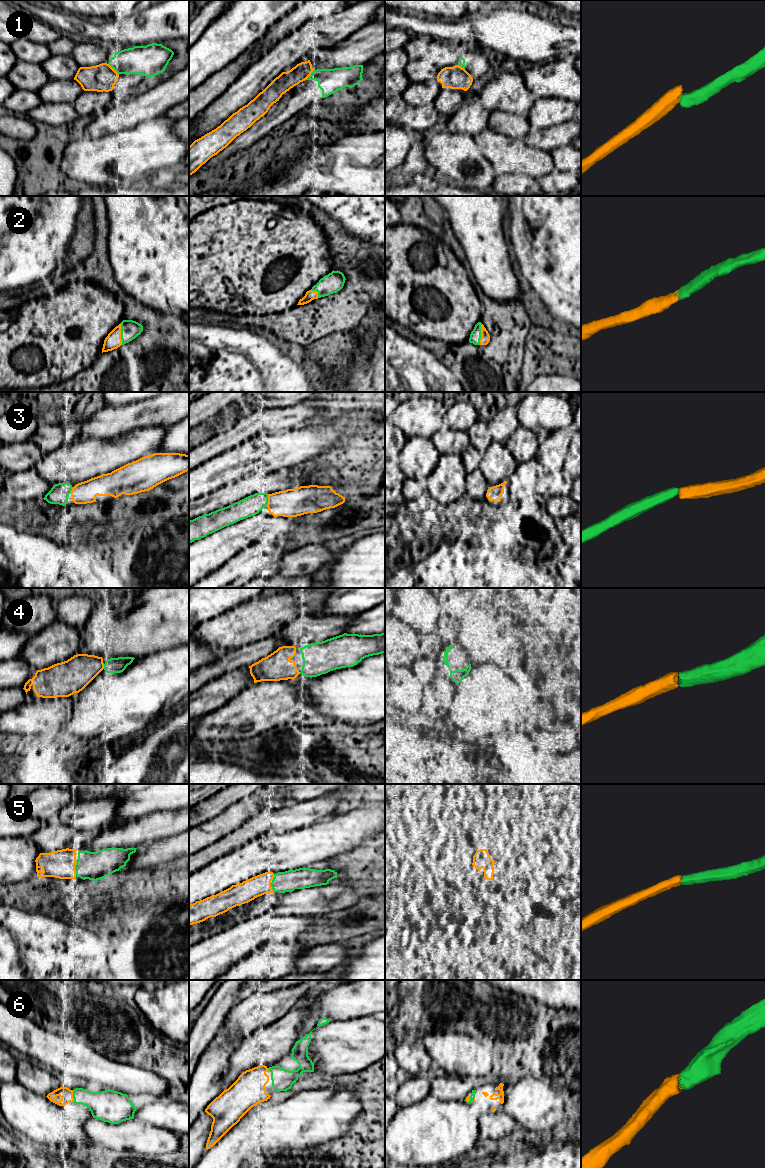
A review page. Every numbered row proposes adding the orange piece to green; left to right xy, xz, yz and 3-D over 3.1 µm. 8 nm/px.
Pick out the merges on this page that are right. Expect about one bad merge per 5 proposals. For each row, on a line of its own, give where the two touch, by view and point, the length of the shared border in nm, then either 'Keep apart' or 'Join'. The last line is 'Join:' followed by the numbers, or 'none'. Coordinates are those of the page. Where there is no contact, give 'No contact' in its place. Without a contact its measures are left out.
1: Touches green at xy (113, 68). Shared border 130 nm. Keep apart
2: Touches green at xy (121, 334). Shared border 180 nm. Join
3: Touches green at xz (267, 499). Shared border 90 nm. Join
4: Touches green at xy (104, 666). Shared border 40 nm. Join
5: Touches green at xy (75, 868). Shared border 110 nm. Join
6: Touches green at xy (73, 1095). Shared border 90 nm. Join
Join: 2, 3, 4, 5, 6

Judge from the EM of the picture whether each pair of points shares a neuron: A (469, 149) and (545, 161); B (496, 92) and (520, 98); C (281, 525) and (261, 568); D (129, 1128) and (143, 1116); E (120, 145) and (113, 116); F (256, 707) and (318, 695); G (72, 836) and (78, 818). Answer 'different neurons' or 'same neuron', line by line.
A: different neurons
B: same neuron
C: different neurons
D: different neurons
E: different neurons
F: different neurons
G: different neurons

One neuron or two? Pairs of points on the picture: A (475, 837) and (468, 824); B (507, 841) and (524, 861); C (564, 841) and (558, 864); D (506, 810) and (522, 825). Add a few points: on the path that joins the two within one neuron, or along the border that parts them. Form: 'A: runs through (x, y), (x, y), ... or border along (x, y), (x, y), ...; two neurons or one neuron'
A: border along (478, 823), (468, 833); two neurons
B: border along (524, 844), (514, 856); two neurons
C: border along (565, 851), (562, 854); two neurons
D: border along (528, 804), (508, 821); two neurons

